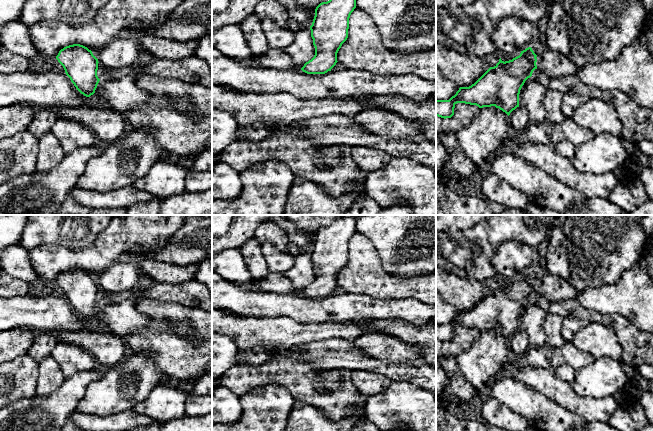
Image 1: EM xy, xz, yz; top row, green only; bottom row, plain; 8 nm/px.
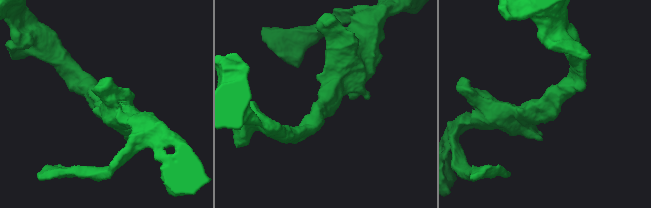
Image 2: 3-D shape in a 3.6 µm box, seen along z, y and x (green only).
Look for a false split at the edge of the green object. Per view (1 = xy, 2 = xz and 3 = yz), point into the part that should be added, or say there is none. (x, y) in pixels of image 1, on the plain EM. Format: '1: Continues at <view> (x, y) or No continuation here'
1: No continuation here
2: No continuation here
3: No continuation here

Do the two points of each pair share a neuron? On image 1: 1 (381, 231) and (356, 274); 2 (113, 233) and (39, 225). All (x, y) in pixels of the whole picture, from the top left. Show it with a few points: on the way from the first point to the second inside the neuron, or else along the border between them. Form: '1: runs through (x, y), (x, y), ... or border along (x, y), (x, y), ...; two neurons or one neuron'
1: border along (356, 230), (370, 241), (383, 266); two neurons
2: border along (108, 225), (90, 244), (81, 246); two neurons

